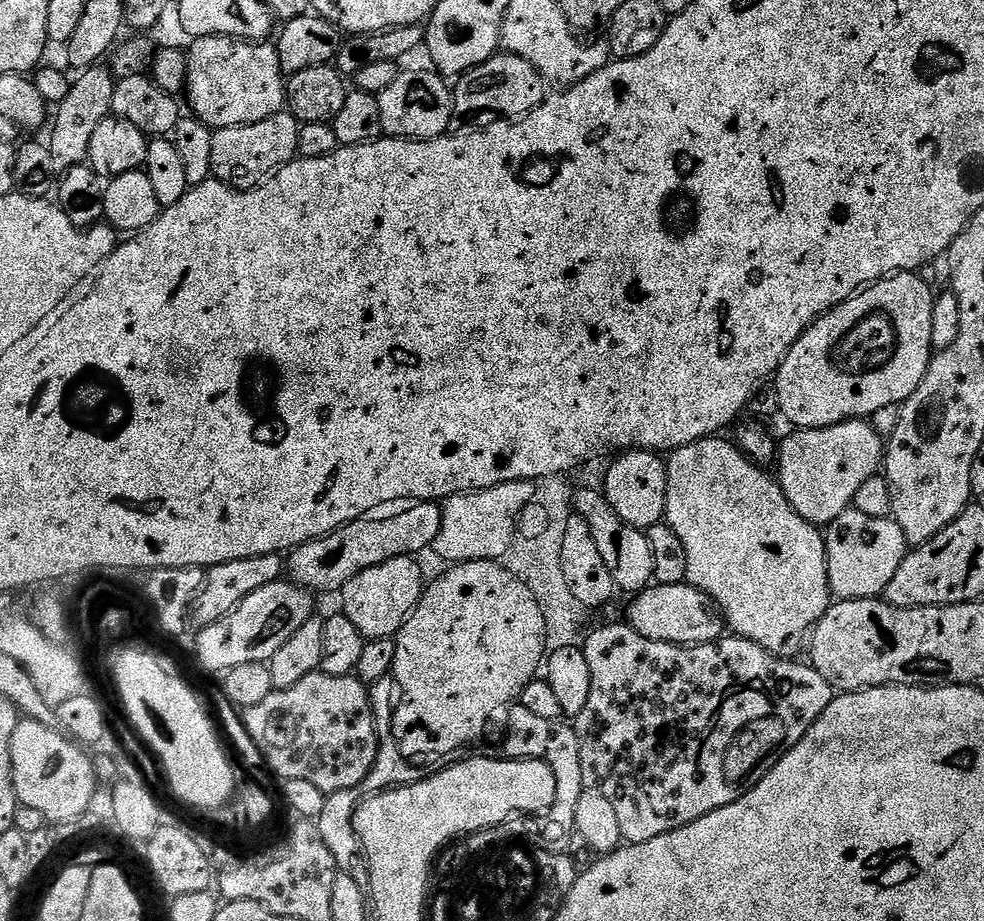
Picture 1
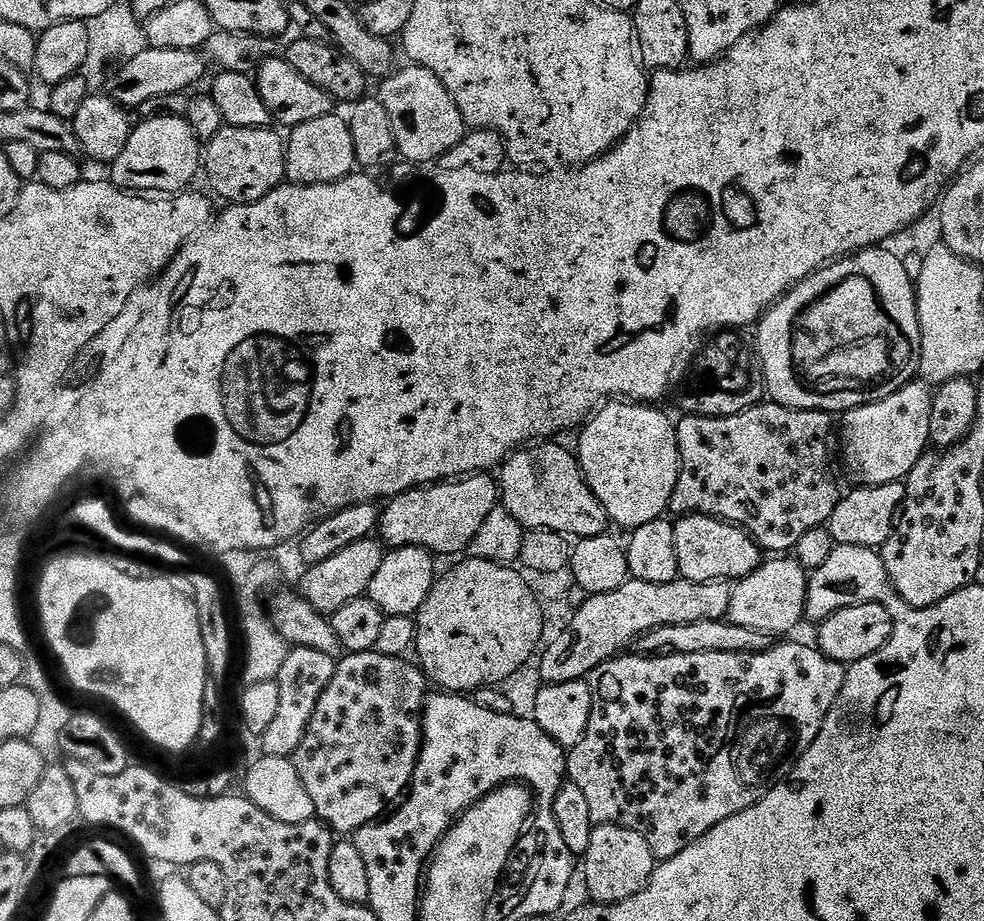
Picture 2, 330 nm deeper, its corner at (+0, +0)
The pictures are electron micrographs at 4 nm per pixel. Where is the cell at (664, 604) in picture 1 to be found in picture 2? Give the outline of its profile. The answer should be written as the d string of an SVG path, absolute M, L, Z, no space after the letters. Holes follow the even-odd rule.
M768 558L749 576L735 581L727 620L734 626L746 626L755 632L792 632L805 619L809 573L792 558Z

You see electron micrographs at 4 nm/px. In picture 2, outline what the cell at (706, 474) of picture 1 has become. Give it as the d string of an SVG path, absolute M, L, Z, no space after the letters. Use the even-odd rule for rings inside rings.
M693 514L675 521L678 566L683 579L699 584L735 582L749 576L762 563L762 549L751 536L735 524L715 520L713 516Z

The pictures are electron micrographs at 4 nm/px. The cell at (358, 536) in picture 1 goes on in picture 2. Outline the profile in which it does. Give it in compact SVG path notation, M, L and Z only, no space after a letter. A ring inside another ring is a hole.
M473 474L451 482L411 488L383 505L378 536L389 549L424 548L427 552L452 556L470 546L482 522L498 507L498 484L488 474Z

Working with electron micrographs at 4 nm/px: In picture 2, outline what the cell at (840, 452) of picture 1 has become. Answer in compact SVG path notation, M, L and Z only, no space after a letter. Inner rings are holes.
M913 382L878 402L843 413L844 429L839 429L838 444L844 447L849 474L857 476L864 486L907 481L914 466L929 451L931 409L932 392L923 383Z

